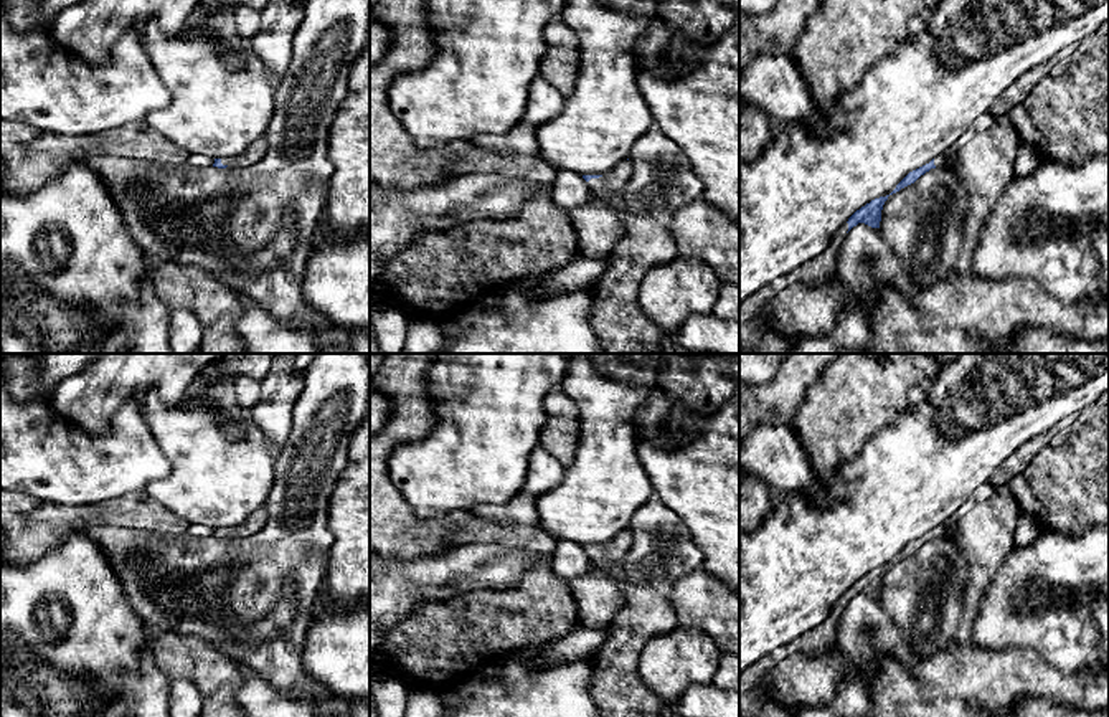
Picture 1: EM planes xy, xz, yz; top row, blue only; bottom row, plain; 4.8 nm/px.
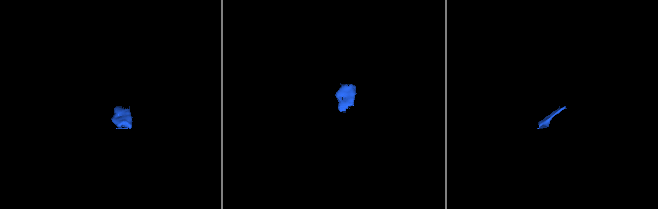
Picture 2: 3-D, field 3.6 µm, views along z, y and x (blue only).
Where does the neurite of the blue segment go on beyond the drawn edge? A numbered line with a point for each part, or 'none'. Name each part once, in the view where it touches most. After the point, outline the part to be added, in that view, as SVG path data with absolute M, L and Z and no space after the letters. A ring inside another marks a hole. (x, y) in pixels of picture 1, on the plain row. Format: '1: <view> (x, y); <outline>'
1: xz (616, 686); M629 530L591 548L592 565L606 572L622 591L622 608L612 616L602 646L592 654L589 694L602 717L660 717L667 705L639 676L639 659L657 634L678 623L668 596L652 586L625 580L622 565L632 544Z
2: yz (753, 702); M843 593L822 624L779 648L774 654L764 656L739 674L739 717L789 717L784 707L762 694L761 682L767 672L789 654L800 653L805 656L819 656L832 651L847 601L848 593Z

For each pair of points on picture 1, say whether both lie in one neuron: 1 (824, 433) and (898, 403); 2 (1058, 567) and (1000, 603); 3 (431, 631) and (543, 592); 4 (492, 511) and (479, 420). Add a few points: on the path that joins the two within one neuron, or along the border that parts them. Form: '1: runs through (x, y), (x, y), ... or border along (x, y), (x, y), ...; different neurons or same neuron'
1: runs through (842, 415), (854, 403), (880, 403); same neuron
2: runs through (1043, 572), (1028, 572), (1014, 588); same neuron
3: runs through (459, 631), (515, 617); same neuron
4: border along (523, 483), (507, 501), (479, 504), (471, 512); different neurons

